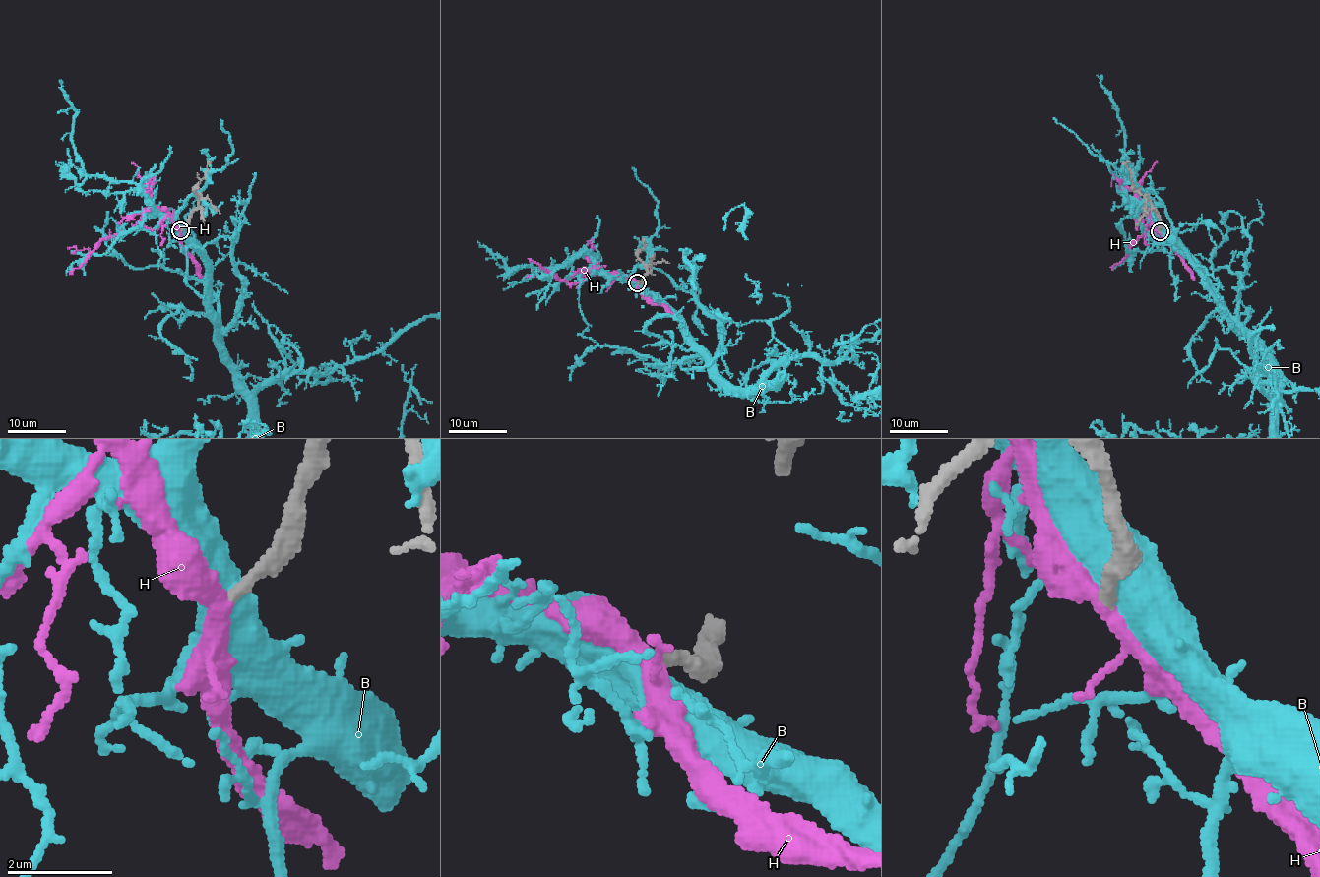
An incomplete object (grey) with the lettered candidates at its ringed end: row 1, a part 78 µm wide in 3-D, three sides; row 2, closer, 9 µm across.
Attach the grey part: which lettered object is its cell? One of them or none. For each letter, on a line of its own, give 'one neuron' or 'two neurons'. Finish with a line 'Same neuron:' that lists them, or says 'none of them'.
B: two neurons
H: one neuron
Same neuron: H

